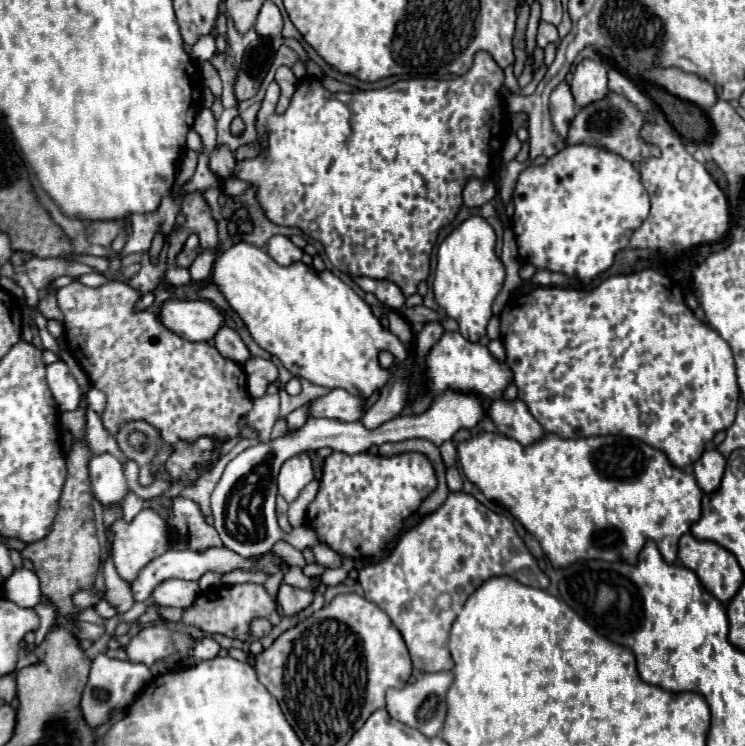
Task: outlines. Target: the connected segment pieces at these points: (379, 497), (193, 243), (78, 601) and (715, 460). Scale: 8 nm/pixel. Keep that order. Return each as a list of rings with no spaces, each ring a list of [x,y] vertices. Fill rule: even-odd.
[[[333,452],[325,458],[321,486],[307,508],[305,524],[317,532],[319,542],[327,544],[339,556],[353,560],[381,556],[385,546],[399,536],[405,518],[409,518],[435,488],[437,476],[433,464],[421,452],[395,456],[371,452],[345,456],[343,452]]]
[[[191,234],[183,246],[183,250],[177,254],[175,258],[175,264],[181,266],[181,268],[189,268],[193,264],[193,260],[197,258],[199,254],[199,237],[195,234]]]
[[[81,590],[81,592],[77,592],[77,594],[73,596],[75,606],[81,608],[81,610],[83,610],[83,608],[89,608],[89,606],[95,606],[97,600],[99,600],[99,594],[97,594],[95,590]]]
[[[705,450],[701,454],[701,458],[693,464],[693,470],[695,470],[695,478],[697,478],[697,484],[701,486],[703,492],[715,492],[721,484],[721,478],[723,478],[723,472],[725,472],[725,458],[715,450]]]

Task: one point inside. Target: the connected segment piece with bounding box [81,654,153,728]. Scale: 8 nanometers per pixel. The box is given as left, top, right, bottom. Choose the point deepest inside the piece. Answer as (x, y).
(112, 684)

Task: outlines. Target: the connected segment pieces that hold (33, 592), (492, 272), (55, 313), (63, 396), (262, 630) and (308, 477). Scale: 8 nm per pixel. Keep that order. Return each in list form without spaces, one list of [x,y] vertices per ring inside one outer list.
[[[25,566],[15,568],[3,586],[5,586],[5,596],[11,602],[17,602],[19,606],[33,608],[41,600],[39,578],[33,570],[29,570]]]
[[[473,214],[451,230],[437,252],[437,270],[433,282],[435,300],[449,318],[459,322],[459,332],[471,342],[477,342],[481,336],[485,336],[487,322],[492,316],[493,300],[505,282],[505,266],[496,255],[495,244],[497,236],[491,224],[479,214]]]
[[[51,294],[51,296],[47,296],[45,300],[39,300],[39,312],[47,318],[47,320],[57,320],[57,322],[63,322],[63,314],[61,314],[61,310],[59,310],[59,306],[57,306],[57,298],[55,298],[55,294]]]
[[[63,360],[47,366],[47,384],[49,384],[49,390],[53,392],[57,404],[79,406],[81,390]]]
[[[265,618],[253,620],[253,624],[251,624],[251,634],[253,634],[255,638],[263,638],[263,636],[267,636],[269,632],[271,632],[269,620],[265,620]]]
[[[303,452],[293,458],[289,458],[279,472],[279,494],[287,500],[293,502],[299,492],[313,480],[313,462],[311,458]]]

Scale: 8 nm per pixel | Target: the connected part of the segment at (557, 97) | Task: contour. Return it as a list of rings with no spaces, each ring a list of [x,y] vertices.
[[[561,82],[551,92],[549,110],[551,110],[551,118],[553,118],[553,124],[555,124],[555,130],[561,134],[561,138],[565,138],[567,130],[569,130],[569,122],[573,120],[575,110],[577,110],[573,94],[571,94],[567,82]]]

